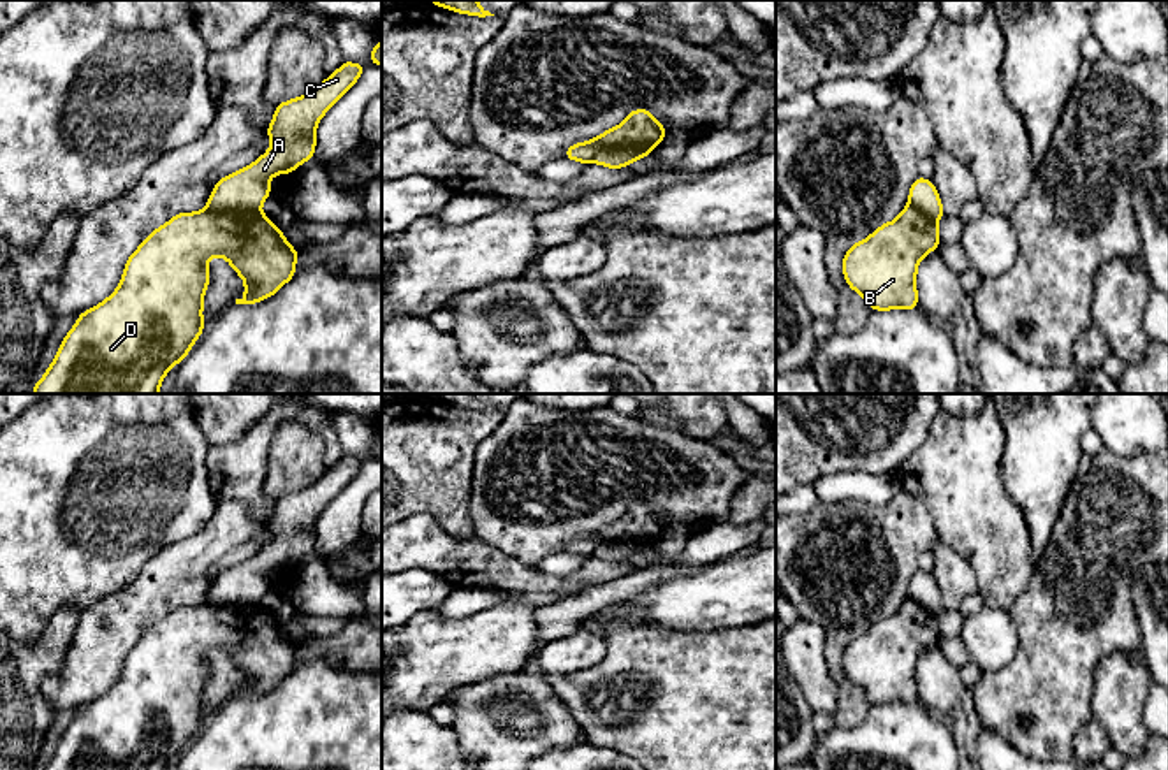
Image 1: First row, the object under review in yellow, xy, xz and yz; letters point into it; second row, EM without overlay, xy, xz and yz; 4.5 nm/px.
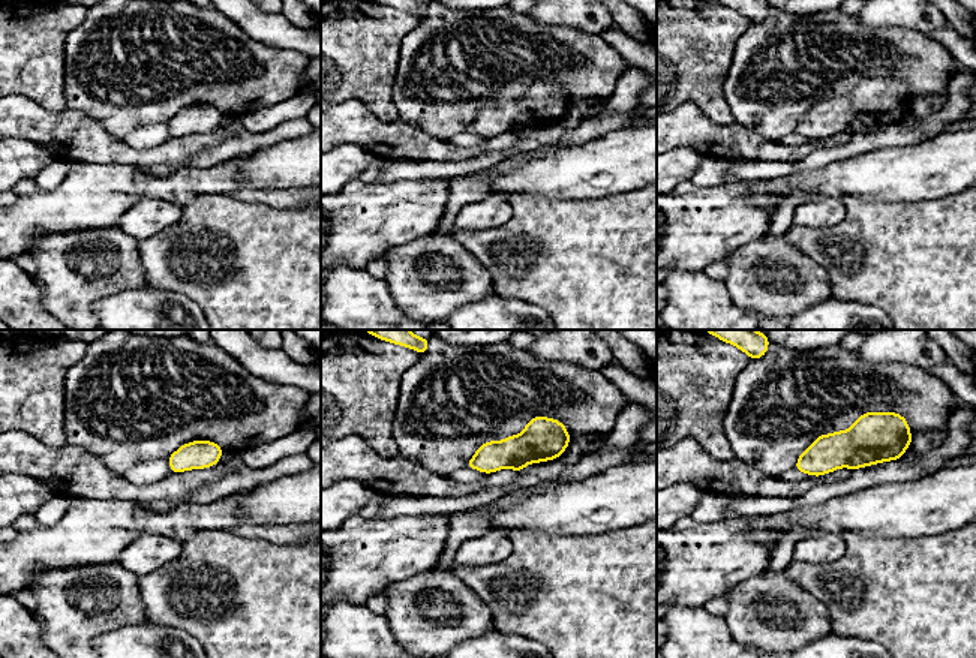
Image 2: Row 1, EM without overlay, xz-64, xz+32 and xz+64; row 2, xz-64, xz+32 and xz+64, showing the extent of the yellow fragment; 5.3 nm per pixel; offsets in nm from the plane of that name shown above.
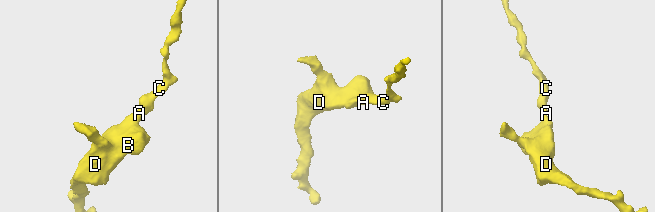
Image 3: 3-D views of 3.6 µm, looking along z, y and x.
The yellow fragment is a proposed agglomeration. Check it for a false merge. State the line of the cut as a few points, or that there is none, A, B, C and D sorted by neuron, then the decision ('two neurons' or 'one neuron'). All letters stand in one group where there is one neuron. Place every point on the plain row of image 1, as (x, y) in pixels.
xz (651, 542), (607, 540), (593, 554) | A C / B D | two neurons

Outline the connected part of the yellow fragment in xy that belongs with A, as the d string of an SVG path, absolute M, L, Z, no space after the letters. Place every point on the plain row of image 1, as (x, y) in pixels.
M343 455L336 466L325 471L325 475L317 482L313 482L310 487L278 498L274 503L273 515L264 526L273 534L271 541L253 557L222 571L211 585L206 603L218 607L260 605L260 599L271 589L269 573L276 568L290 568L303 556L311 554L315 550L317 538L315 526L318 515L357 476L357 473L364 464L366 464L364 459Z

